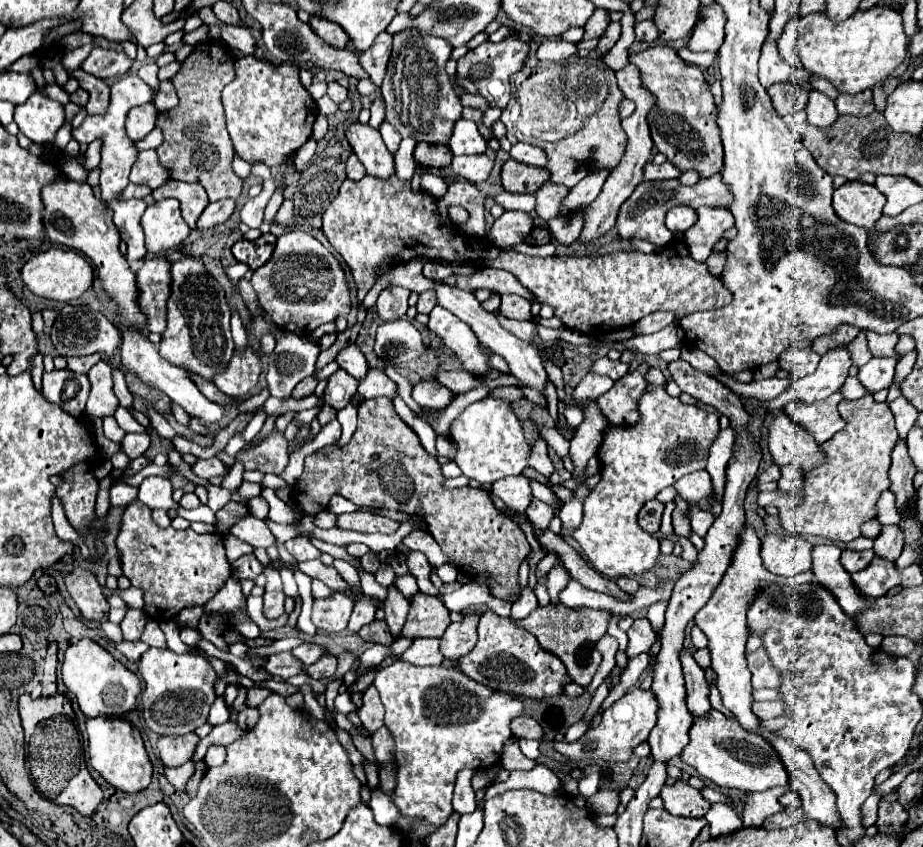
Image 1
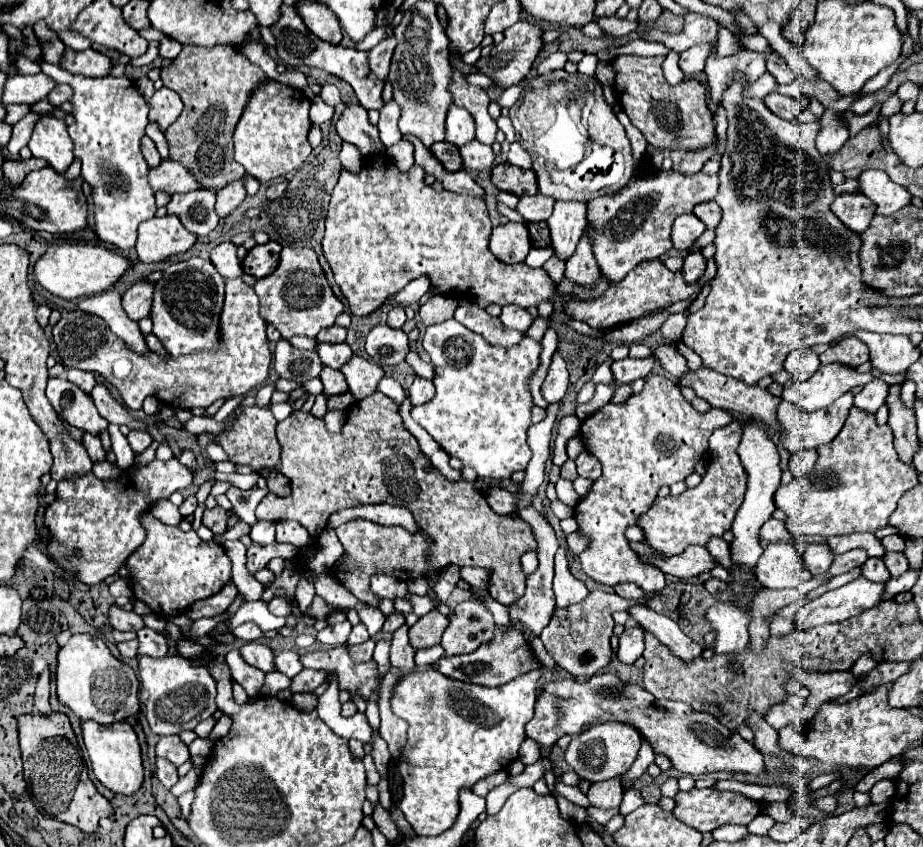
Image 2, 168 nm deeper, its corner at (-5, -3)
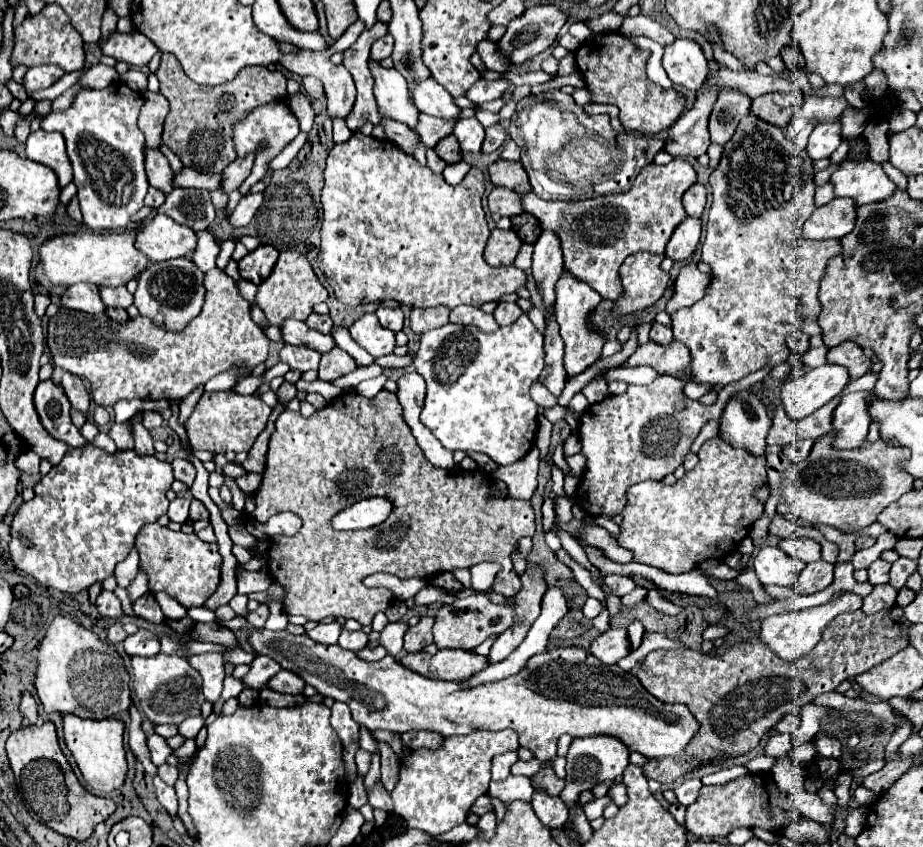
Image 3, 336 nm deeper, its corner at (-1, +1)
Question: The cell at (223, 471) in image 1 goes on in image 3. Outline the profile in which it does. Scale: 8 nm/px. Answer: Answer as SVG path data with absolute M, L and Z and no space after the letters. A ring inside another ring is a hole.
M87 444L87 446L81 448L81 450L75 448L75 450L67 452L67 456L61 460L61 464L53 466L51 472L39 480L39 484L35 486L35 498L29 500L29 502L25 502L25 504L19 508L19 512L15 514L15 518L13 518L13 524L11 524L11 542L9 542L9 550L11 550L11 560L13 560L13 564L15 564L19 570L23 570L23 572L27 572L29 576L33 576L39 584L49 586L49 588L55 588L55 590L61 590L61 592L69 592L69 594L77 594L77 592L89 588L91 584L101 582L101 580L113 576L113 570L115 570L117 562L125 560L127 554L131 552L139 528L141 528L143 524L147 524L147 522L155 522L161 514L167 512L169 500L167 500L165 492L171 488L173 480L175 480L175 476L173 476L173 466L171 466L169 462L157 460L155 456L139 456L135 450L125 450L125 452L107 454L107 452L99 450L99 448L95 448L93 444Z

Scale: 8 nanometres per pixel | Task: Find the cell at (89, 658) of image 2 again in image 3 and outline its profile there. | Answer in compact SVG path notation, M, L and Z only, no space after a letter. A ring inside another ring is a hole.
M57 616L37 652L35 688L47 712L75 714L79 718L109 718L131 706L131 678L115 646L99 640L97 634L75 624L71 618Z

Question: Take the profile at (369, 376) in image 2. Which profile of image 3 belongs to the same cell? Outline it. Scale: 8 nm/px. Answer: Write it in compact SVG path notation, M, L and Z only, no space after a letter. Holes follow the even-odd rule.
M333 348L331 352L323 354L319 364L319 380L335 380L345 376L357 368L355 360L341 348Z

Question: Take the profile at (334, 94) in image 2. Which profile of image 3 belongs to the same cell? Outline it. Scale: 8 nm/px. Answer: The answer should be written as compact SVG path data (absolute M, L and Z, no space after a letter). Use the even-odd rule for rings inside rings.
M305 76L303 82L301 82L301 86L303 86L303 92L305 92L311 100L325 96L325 90L323 90L321 80L317 80L317 78L313 78L313 76Z

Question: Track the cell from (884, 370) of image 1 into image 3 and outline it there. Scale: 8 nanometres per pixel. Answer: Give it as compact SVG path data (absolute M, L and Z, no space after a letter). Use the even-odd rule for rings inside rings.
M871 392L845 394L833 412L833 428L837 432L837 448L857 448L869 430L869 396Z

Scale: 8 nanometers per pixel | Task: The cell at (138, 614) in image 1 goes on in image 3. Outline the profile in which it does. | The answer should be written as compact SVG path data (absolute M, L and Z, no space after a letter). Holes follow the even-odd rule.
M103 590L103 592L97 596L95 606L97 606L97 612L99 612L103 618L111 618L111 620L123 620L123 618L125 618L123 606L121 606L119 598L117 598L113 592Z

